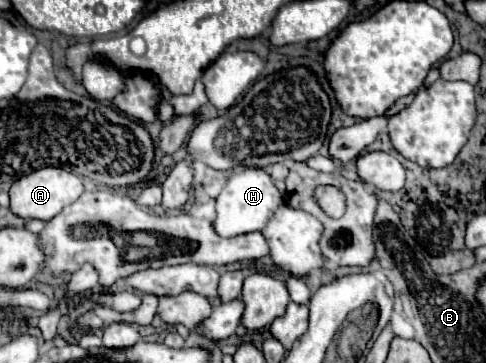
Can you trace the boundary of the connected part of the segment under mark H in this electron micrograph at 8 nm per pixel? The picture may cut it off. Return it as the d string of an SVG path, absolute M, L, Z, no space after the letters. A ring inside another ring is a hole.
M265 170L235 172L217 198L217 220L213 224L215 232L219 236L239 236L239 234L263 230L281 202L283 202L283 194L275 188L269 172Z

